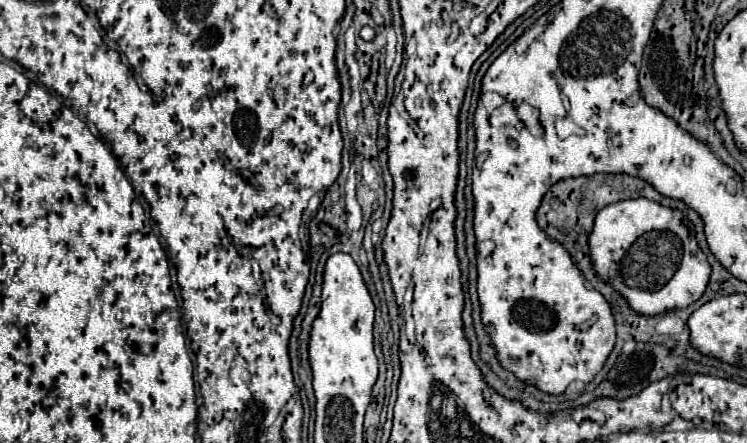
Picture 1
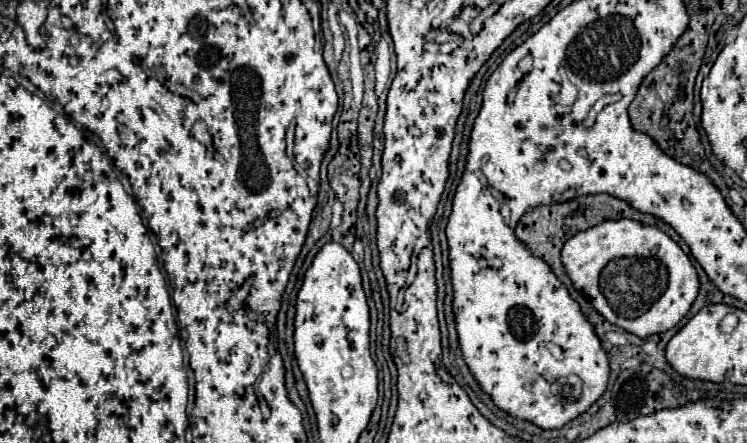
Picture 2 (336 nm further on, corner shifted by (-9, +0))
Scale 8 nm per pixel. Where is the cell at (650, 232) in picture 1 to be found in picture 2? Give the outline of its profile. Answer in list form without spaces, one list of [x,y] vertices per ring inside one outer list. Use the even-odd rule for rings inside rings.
[[[627,217],[577,233],[563,245],[561,261],[575,289],[583,291],[609,323],[643,339],[673,329],[699,293],[697,271],[681,247],[659,227]]]

